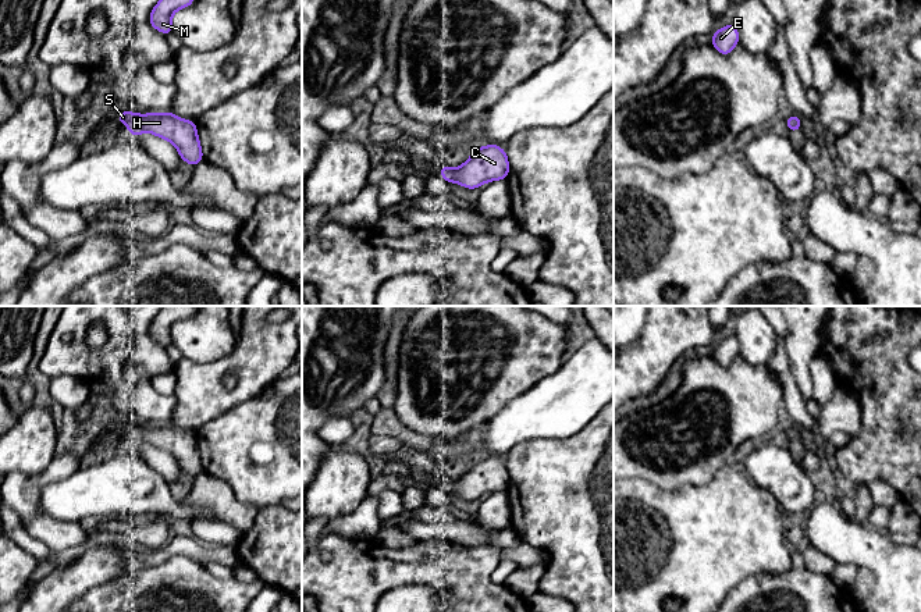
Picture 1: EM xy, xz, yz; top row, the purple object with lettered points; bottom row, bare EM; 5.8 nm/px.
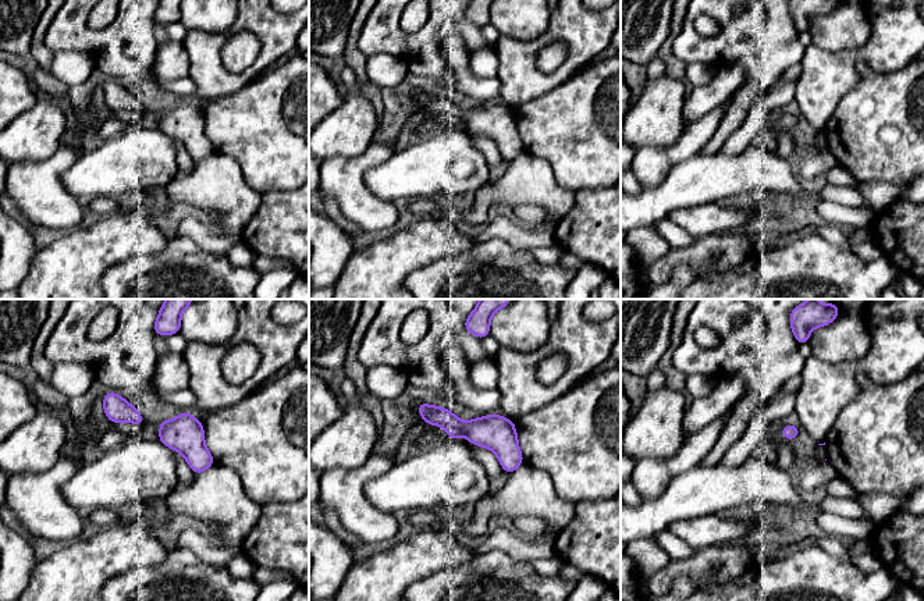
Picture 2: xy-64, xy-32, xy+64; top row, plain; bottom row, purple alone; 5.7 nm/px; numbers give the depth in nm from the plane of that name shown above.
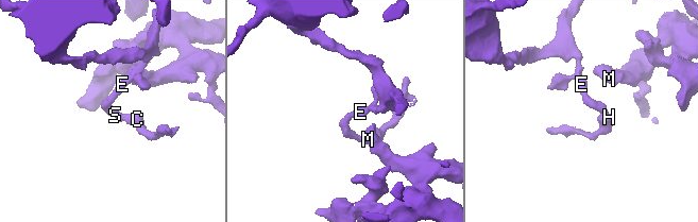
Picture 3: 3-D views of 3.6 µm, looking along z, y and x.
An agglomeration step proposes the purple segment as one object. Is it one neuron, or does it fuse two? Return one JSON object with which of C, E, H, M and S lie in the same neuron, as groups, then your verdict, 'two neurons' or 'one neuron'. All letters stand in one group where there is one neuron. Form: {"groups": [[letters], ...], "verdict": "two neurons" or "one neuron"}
{"groups": [["C", "E", "H", "M", "S"]], "verdict": "one neuron"}

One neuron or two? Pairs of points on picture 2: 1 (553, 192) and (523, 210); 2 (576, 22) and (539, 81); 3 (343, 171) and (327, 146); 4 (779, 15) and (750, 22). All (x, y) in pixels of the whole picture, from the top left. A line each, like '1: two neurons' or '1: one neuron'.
1: two neurons
2: one neuron
3: two neurons
4: two neurons

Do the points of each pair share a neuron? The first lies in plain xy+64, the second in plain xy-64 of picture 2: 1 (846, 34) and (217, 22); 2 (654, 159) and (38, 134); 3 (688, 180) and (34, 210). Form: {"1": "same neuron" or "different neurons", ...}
{"1": "same neuron", "2": "different neurons", "3": "different neurons"}

